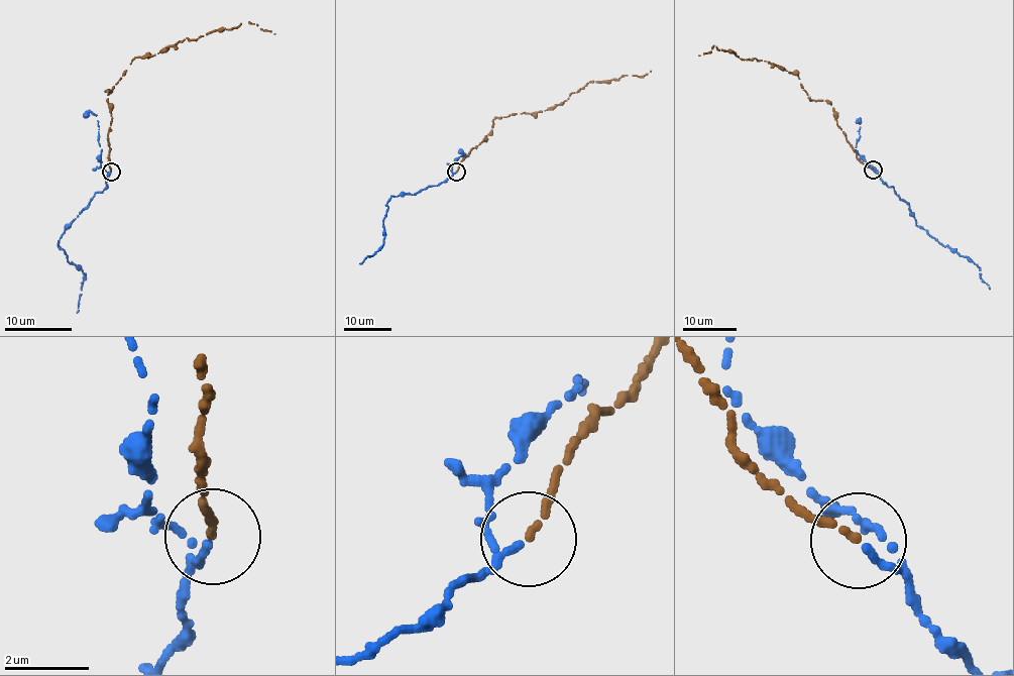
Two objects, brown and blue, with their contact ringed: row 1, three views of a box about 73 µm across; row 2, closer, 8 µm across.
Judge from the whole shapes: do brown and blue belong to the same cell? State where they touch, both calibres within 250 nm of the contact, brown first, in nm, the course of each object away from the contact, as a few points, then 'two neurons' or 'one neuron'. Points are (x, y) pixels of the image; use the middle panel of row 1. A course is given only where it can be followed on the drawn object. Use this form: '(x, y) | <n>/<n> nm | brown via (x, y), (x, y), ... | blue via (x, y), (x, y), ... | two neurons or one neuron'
(456, 172) | 170/200 nm | brown via (456, 172), (474, 147), (485, 140), (491, 130), (492, 120), (552, 110), (592, 81), (643, 76), (650, 71) | blue via (456, 173), (437, 186), (389, 199), (383, 221), (383, 245), (359, 263) | one neuron

